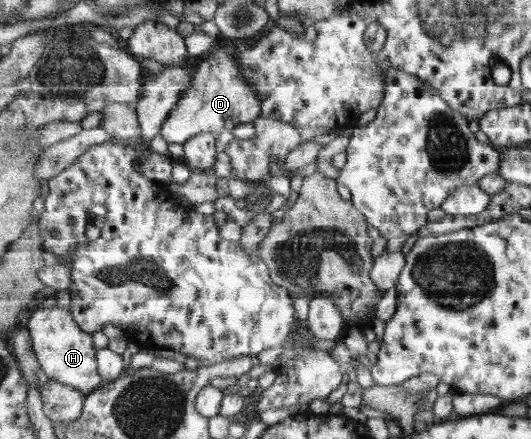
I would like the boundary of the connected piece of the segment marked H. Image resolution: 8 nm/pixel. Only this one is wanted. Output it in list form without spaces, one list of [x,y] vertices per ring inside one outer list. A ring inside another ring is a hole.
[[[38,307],[31,312],[26,325],[31,333],[35,355],[49,379],[70,385],[85,394],[90,394],[103,385],[103,377],[99,373],[98,350],[95,349],[93,337],[75,321],[71,310]]]

